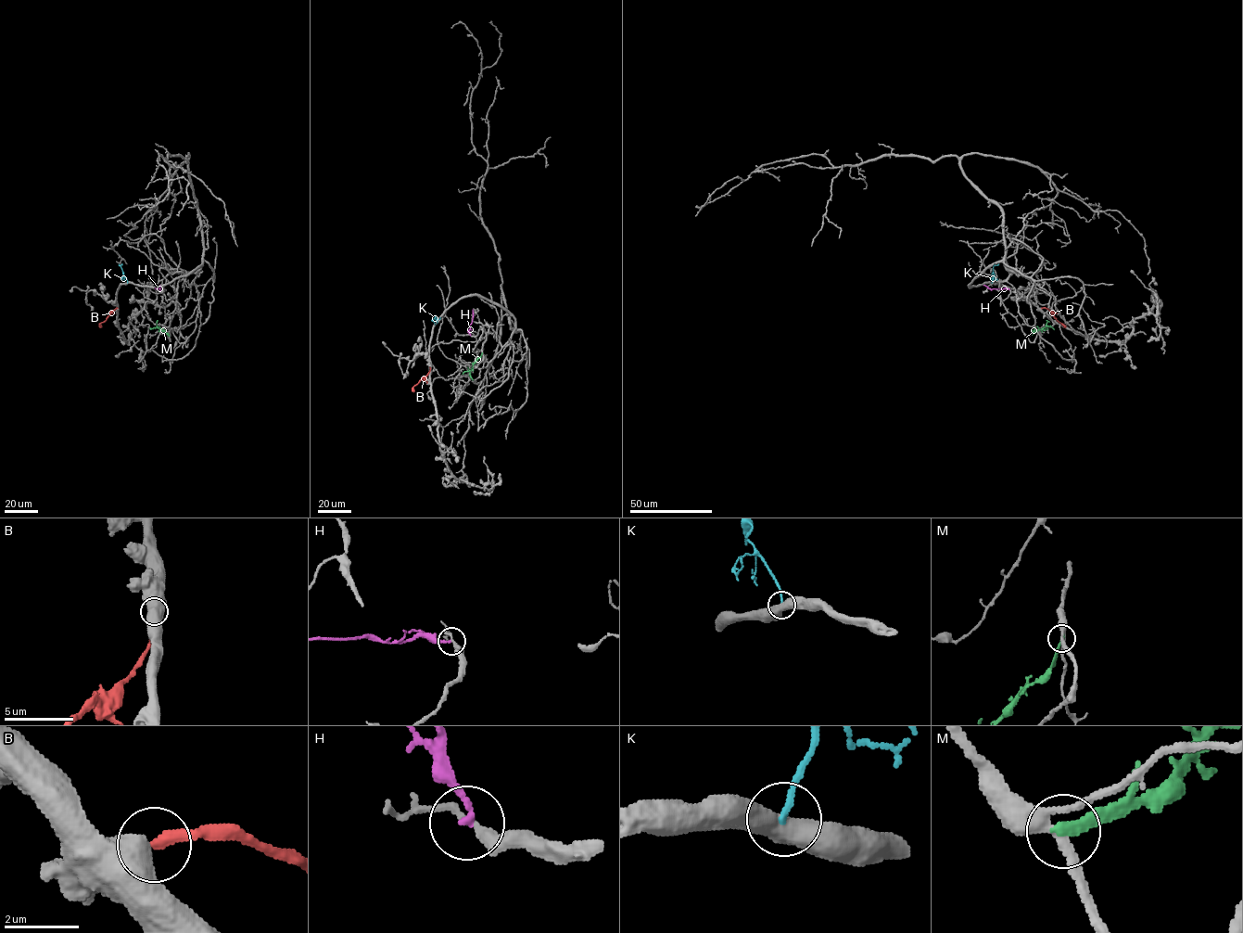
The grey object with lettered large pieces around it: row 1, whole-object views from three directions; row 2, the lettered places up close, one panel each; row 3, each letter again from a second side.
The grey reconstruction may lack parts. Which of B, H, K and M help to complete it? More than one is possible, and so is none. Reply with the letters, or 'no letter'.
B

